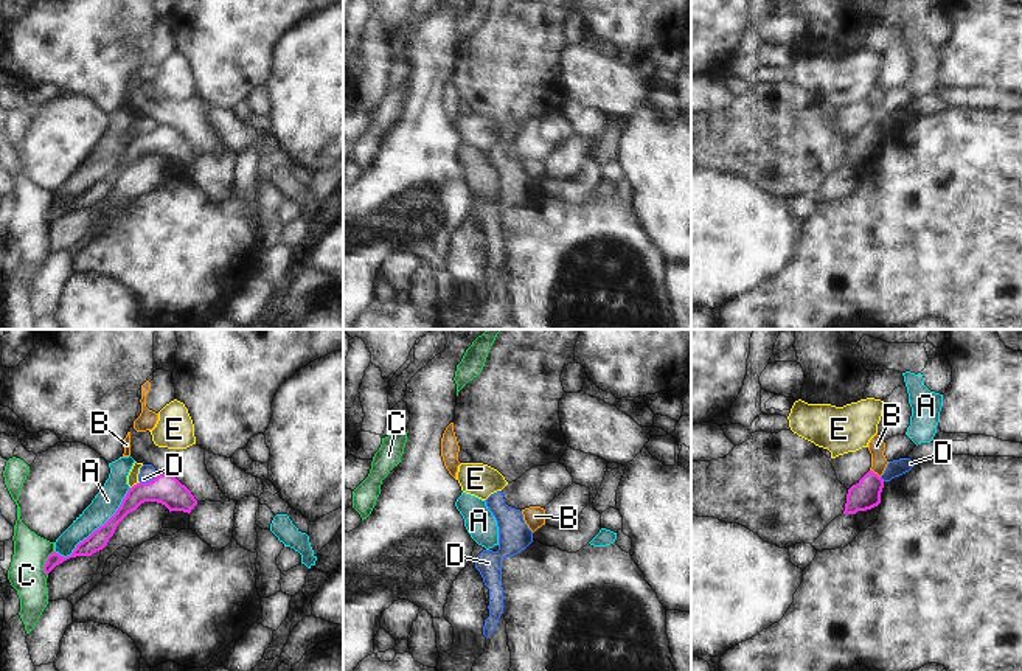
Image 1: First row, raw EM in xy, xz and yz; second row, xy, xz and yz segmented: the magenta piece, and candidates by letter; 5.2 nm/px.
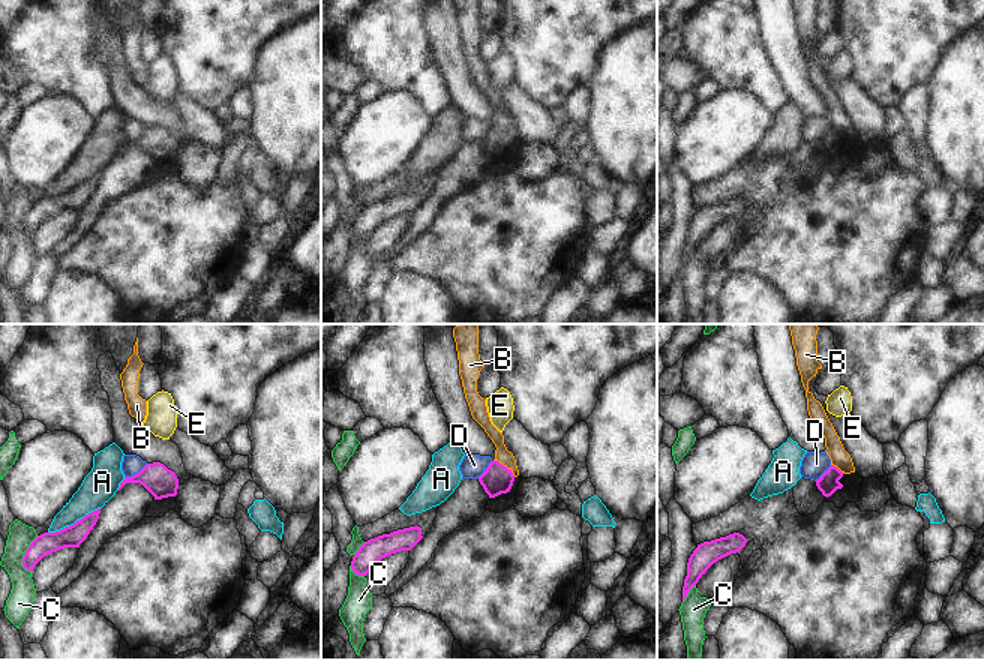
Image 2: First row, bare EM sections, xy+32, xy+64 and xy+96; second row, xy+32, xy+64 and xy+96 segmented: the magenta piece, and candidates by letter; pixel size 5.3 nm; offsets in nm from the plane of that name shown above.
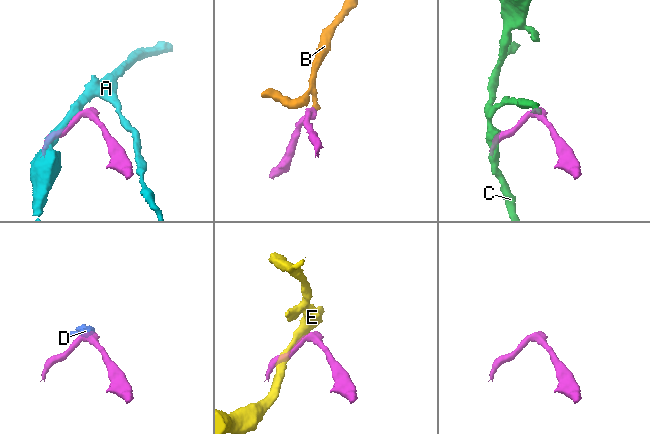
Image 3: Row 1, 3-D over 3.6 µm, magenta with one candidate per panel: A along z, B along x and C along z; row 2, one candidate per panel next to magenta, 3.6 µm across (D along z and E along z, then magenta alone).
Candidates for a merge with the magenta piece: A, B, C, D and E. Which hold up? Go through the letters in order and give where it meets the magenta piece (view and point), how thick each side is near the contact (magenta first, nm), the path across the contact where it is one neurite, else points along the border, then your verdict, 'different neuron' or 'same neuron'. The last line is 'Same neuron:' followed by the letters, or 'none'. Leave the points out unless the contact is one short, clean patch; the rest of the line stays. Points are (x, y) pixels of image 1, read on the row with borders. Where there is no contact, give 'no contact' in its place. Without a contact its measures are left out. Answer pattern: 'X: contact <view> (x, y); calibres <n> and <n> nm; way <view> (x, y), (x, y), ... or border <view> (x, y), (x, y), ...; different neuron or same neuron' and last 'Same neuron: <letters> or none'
A: contact xy (95, 530); calibres 100 and 140 nm; different neuron
B: contact yz (873, 472); calibres 150 and 90 nm; way yz (865, 494), (873, 472), (876, 446); same neuron
C: contact xy (45, 563); calibres 90 and 180 nm; border xy (53, 550), (44, 566), (47, 575); different neuron
D: contact xy (151, 480); calibres 160 and 90 nm; border xy (159, 474), (140, 483); different neuron
E: contact xy (134, 485); calibres 160 and 60 nm; border xy (139, 482), (131, 488); different neuron
Same neuron: B

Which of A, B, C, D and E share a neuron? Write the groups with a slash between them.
A / B / C / D / E

